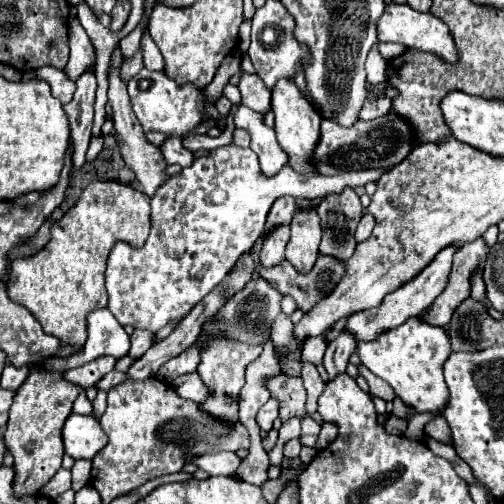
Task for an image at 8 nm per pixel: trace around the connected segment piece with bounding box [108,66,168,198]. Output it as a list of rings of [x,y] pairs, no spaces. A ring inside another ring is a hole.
[[[108,68],[108,102],[114,110],[114,126],[116,126],[116,132],[122,140],[120,144],[120,154],[126,162],[128,168],[132,168],[132,172],[136,174],[136,180],[140,184],[140,190],[152,198],[156,194],[156,190],[168,180],[168,174],[166,174],[166,162],[164,162],[164,156],[160,152],[160,148],[152,146],[150,142],[146,142],[144,138],[144,130],[140,128],[140,122],[136,120],[134,112],[132,112],[132,106],[130,106],[130,98],[128,98],[128,92],[126,92],[126,84],[124,80],[120,78],[120,68]]]

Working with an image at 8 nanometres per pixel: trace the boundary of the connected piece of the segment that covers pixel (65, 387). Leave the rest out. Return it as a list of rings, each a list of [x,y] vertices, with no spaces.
[[[30,366],[28,380],[16,390],[14,404],[10,408],[8,428],[4,432],[4,442],[14,456],[14,492],[20,496],[34,496],[62,466],[64,446],[62,446],[62,426],[72,414],[72,404],[80,390],[64,380],[64,372],[48,372],[38,366]]]

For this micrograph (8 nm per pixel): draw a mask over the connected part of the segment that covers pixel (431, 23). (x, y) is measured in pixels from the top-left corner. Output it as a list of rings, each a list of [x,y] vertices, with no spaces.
[[[388,4],[384,14],[376,22],[376,34],[380,42],[398,42],[408,48],[418,48],[424,52],[432,52],[442,56],[446,62],[456,62],[458,54],[452,44],[452,36],[448,36],[448,26],[432,16],[430,12],[416,12],[408,4]]]

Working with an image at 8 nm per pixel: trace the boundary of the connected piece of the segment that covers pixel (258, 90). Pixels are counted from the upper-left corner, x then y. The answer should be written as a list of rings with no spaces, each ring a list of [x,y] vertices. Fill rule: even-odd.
[[[244,74],[238,88],[242,92],[244,106],[260,114],[270,112],[270,90],[262,84],[262,80],[256,74]]]

